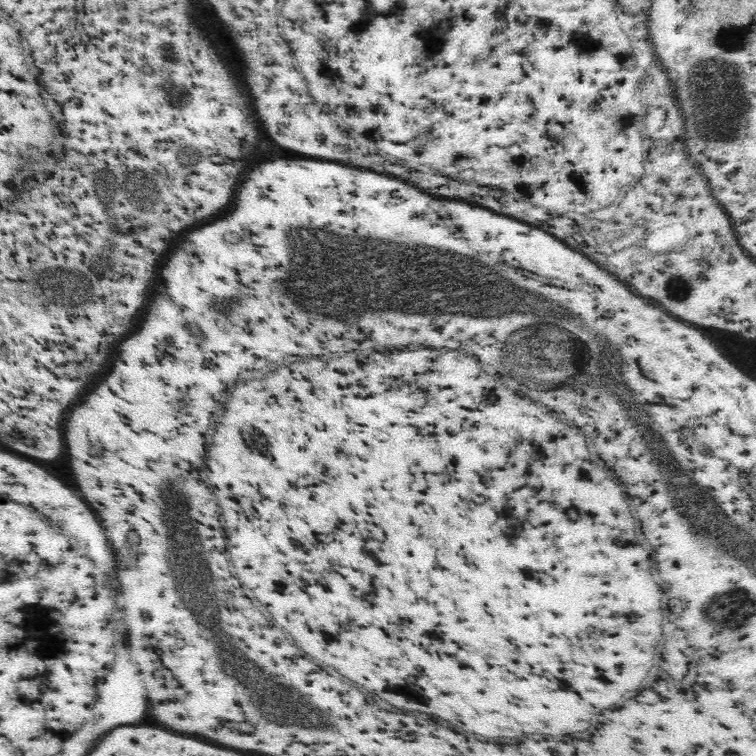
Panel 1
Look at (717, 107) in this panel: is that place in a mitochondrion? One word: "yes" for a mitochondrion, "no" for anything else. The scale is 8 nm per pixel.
yes

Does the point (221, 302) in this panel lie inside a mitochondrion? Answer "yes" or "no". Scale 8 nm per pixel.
yes

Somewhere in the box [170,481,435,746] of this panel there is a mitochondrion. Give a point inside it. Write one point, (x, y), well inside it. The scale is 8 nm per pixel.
(277, 698)

